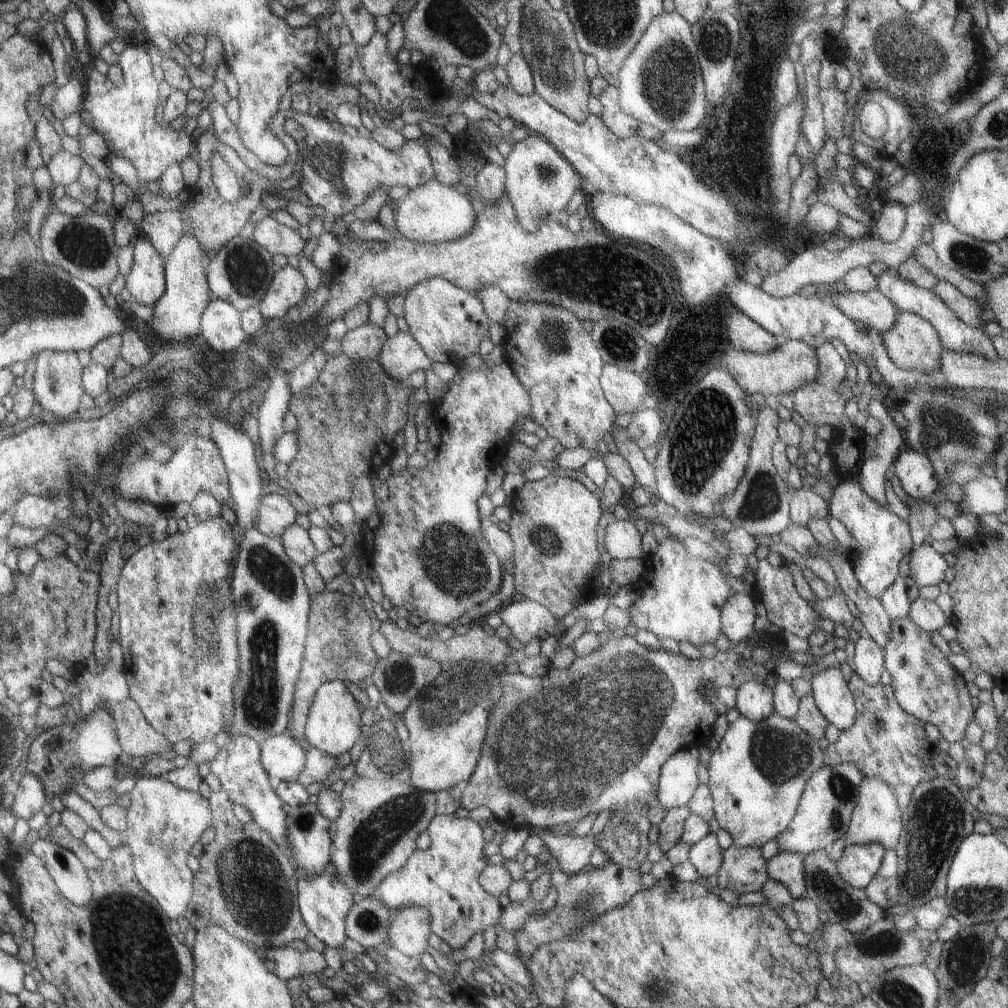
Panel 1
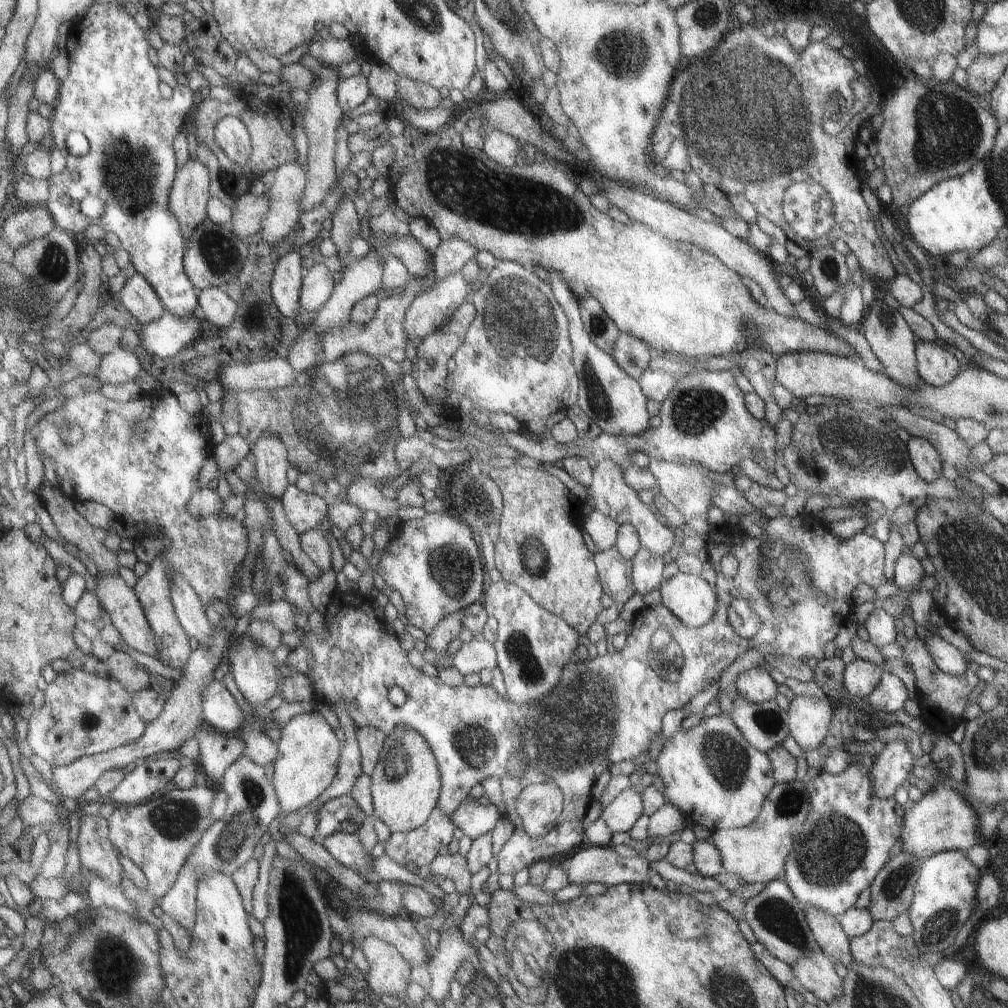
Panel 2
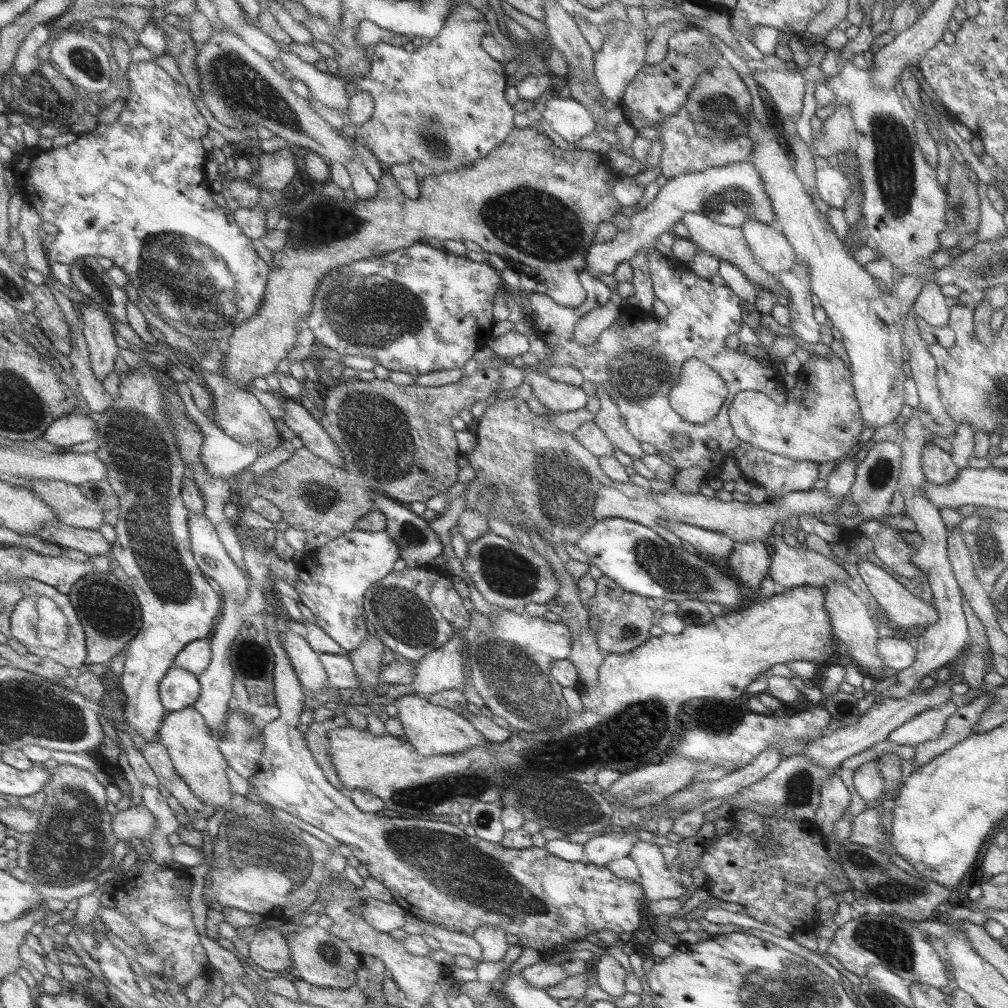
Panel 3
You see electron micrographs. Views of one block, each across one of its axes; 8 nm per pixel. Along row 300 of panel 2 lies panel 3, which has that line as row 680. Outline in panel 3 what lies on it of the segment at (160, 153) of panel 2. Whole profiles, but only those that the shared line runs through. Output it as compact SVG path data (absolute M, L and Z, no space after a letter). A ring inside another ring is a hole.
M171 668L161 680L161 702L170 713L193 707L200 700L200 695L199 678L185 669Z

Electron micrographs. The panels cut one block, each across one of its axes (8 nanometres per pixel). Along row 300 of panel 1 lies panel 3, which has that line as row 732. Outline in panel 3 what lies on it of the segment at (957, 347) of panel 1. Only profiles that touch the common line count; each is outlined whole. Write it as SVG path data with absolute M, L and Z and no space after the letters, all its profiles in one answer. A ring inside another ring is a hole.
M950 701L931 707L931 709L925 709L911 720L906 720L901 726L893 728L887 735L887 740L897 746L913 748L921 742L935 740L943 732L945 721L953 715L955 710L957 706Z

